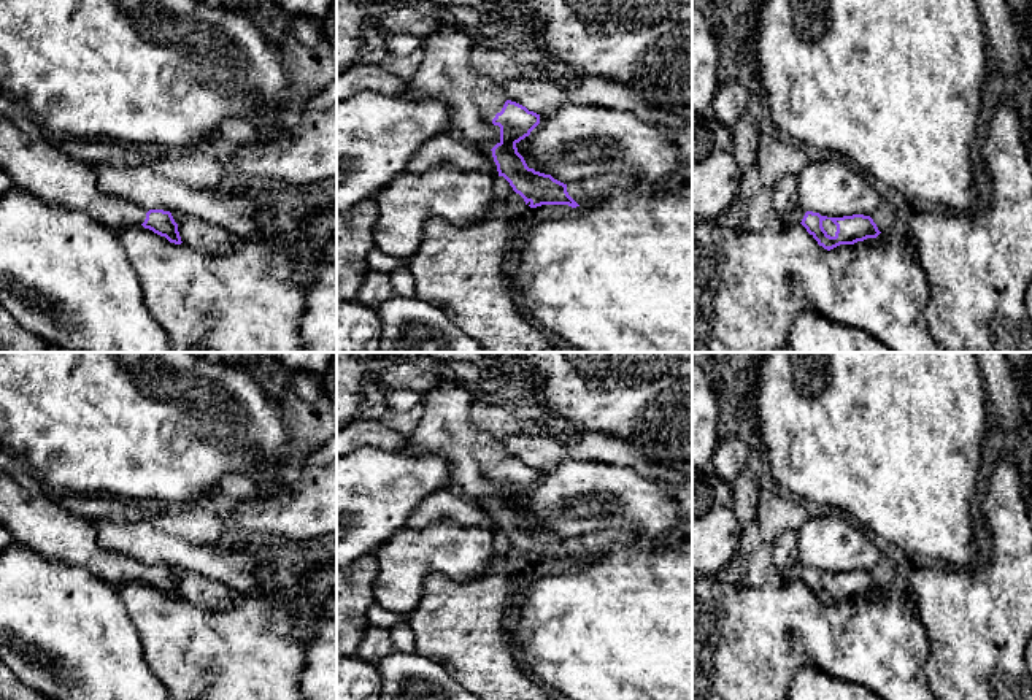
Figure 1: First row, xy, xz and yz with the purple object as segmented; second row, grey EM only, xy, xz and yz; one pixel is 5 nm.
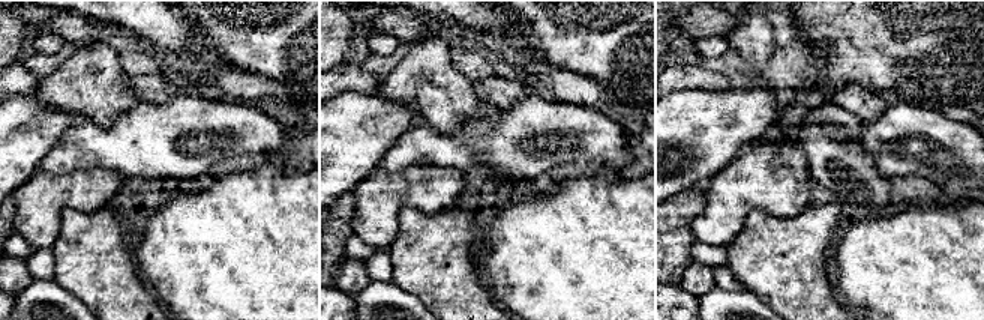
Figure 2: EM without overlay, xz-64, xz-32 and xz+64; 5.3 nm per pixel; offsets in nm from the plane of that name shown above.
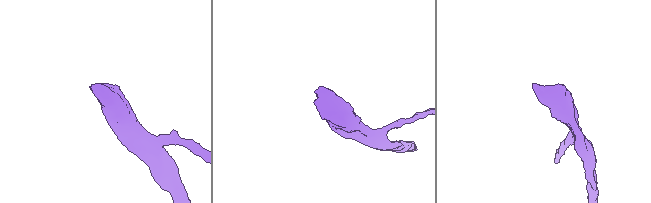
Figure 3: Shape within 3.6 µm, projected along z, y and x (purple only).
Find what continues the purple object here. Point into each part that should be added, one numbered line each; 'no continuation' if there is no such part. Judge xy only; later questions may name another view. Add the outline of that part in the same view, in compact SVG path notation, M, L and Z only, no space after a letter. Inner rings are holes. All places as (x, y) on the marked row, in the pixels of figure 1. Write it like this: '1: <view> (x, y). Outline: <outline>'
1: xy (32, 161). Outline: M22 119L0 121L0 167L16 187L48 205L83 211L111 230L146 219L144 208L102 192L89 163L67 156Z

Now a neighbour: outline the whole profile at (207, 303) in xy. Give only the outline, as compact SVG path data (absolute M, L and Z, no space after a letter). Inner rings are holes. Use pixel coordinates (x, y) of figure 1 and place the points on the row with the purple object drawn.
M337 198L330 206L316 203L319 211L308 221L306 233L289 241L279 235L257 241L235 241L224 256L206 254L184 243L170 243L165 237L143 225L125 225L117 230L125 256L140 286L141 300L152 319L167 332L171 352L306 352L300 340L298 319L306 303L306 292L292 275L303 260L329 260L325 244L337 238Z

